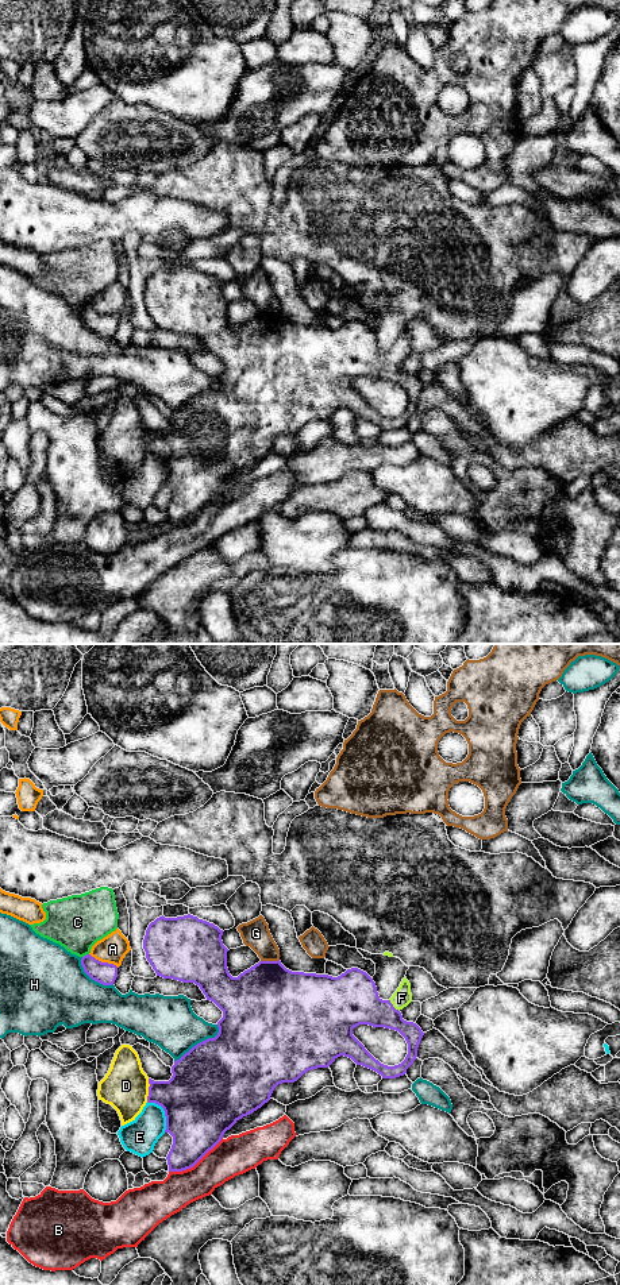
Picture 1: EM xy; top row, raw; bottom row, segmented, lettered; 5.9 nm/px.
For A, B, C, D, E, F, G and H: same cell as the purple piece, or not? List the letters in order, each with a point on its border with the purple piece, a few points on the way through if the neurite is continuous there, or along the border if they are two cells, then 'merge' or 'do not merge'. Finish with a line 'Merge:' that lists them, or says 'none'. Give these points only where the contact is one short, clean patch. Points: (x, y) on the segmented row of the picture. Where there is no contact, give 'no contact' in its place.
A: contact xy (104, 963); do not merge
B: contact xy (196, 1162); border xy (222, 1137), (192, 1166), (169, 1172); do not merge
C: contact xy (87, 954); do not merge
D: contact xy (149, 1091); do not merge
E: contact xy (165, 1112); do not merge
F: contact xy (392, 1006); way xy (351, 999), (362, 1006), (392, 1006), (401, 998); merge
G: contact xy (269, 961); border xy (278, 959), (261, 961); do not merge
H: contact xy (200, 1042); do not merge
Merge: F

